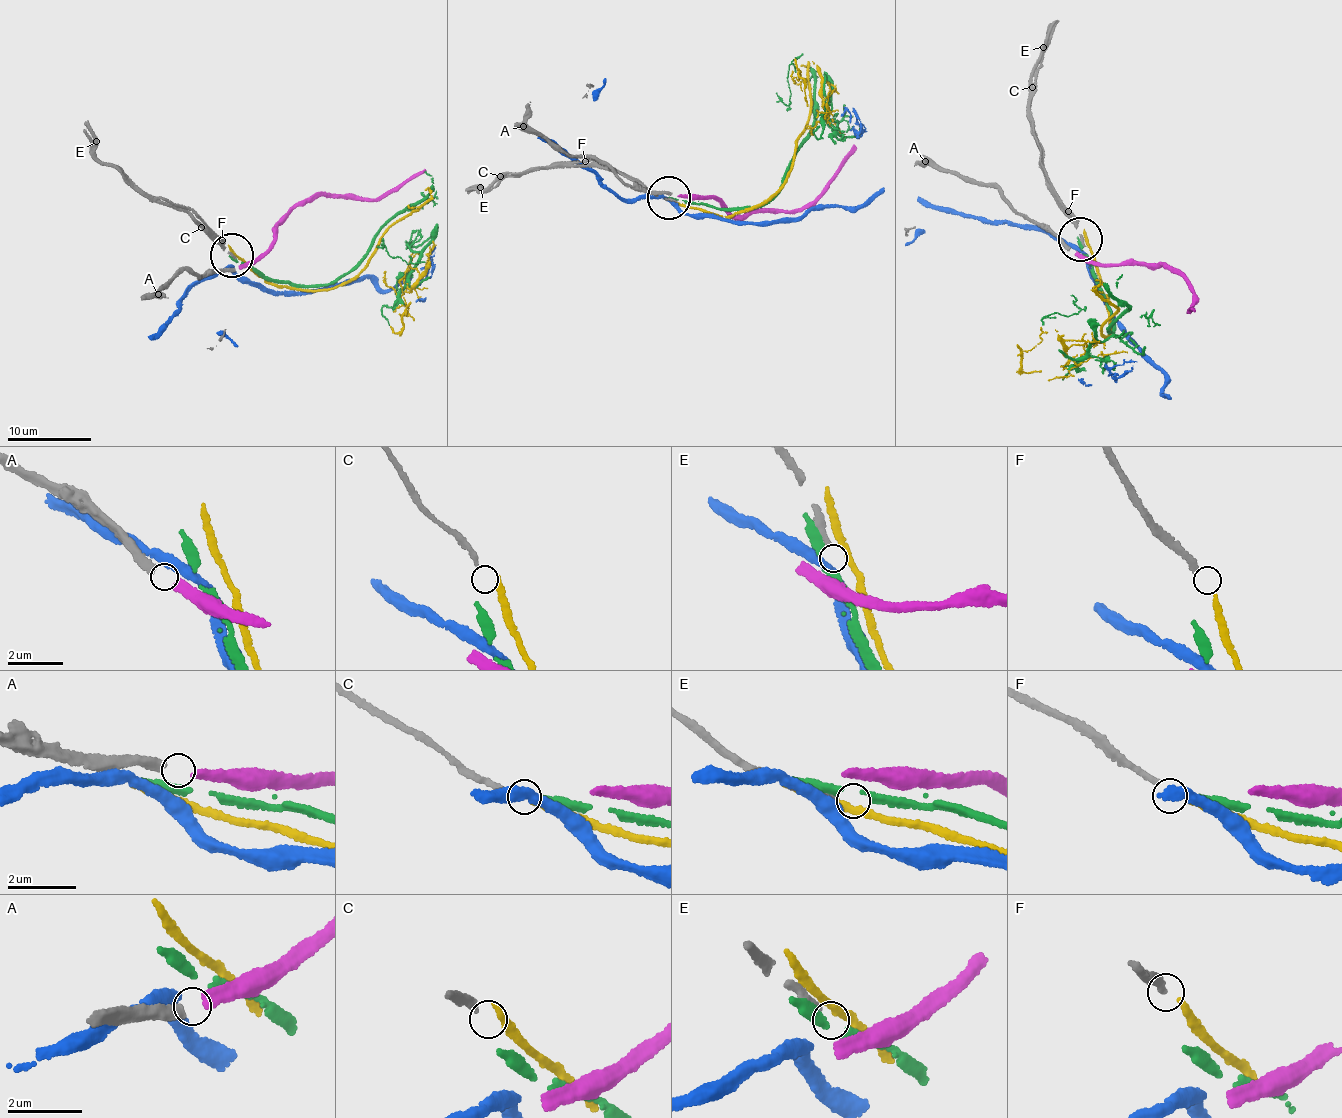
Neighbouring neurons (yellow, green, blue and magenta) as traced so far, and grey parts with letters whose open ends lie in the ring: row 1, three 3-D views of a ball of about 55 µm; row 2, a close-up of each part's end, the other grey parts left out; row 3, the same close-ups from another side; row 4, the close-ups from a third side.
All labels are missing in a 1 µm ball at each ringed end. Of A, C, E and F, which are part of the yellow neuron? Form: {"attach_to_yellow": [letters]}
{"attach_to_yellow": ["F"]}

